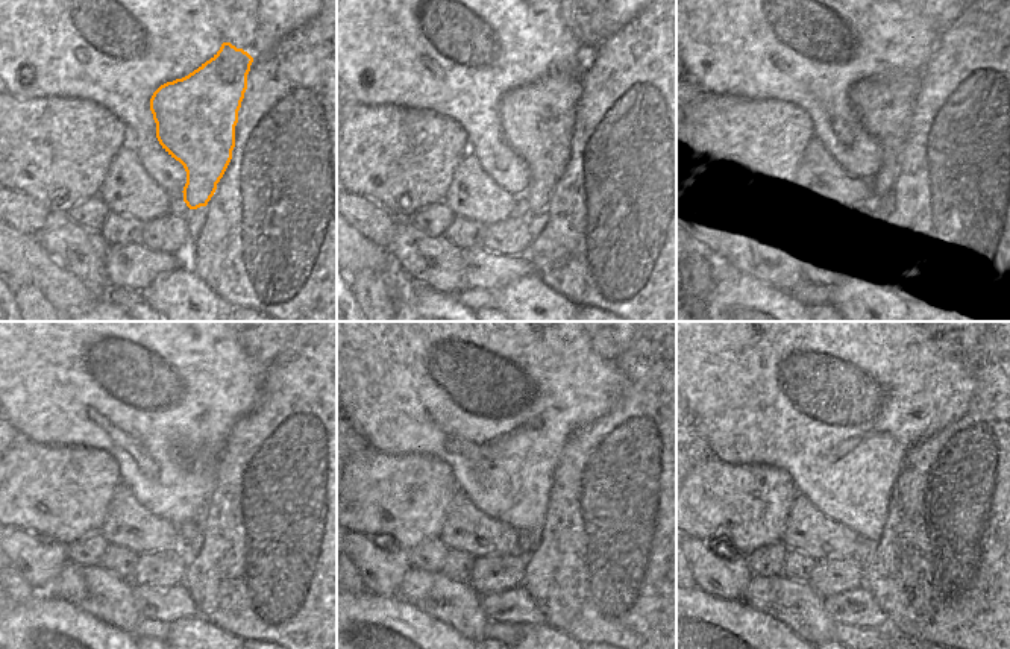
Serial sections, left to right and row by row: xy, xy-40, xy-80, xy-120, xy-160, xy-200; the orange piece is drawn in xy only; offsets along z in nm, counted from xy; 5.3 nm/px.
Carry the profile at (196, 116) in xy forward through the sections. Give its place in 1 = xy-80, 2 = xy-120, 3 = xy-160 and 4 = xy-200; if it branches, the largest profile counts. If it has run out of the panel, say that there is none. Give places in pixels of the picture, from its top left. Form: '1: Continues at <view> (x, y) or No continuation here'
1: Continues at xy-80 (883, 103)
2: Continues at xy-120 (188, 534)
3: Continues at xy-160 (528, 542)
4: Continues at xy-200 (865, 549)

